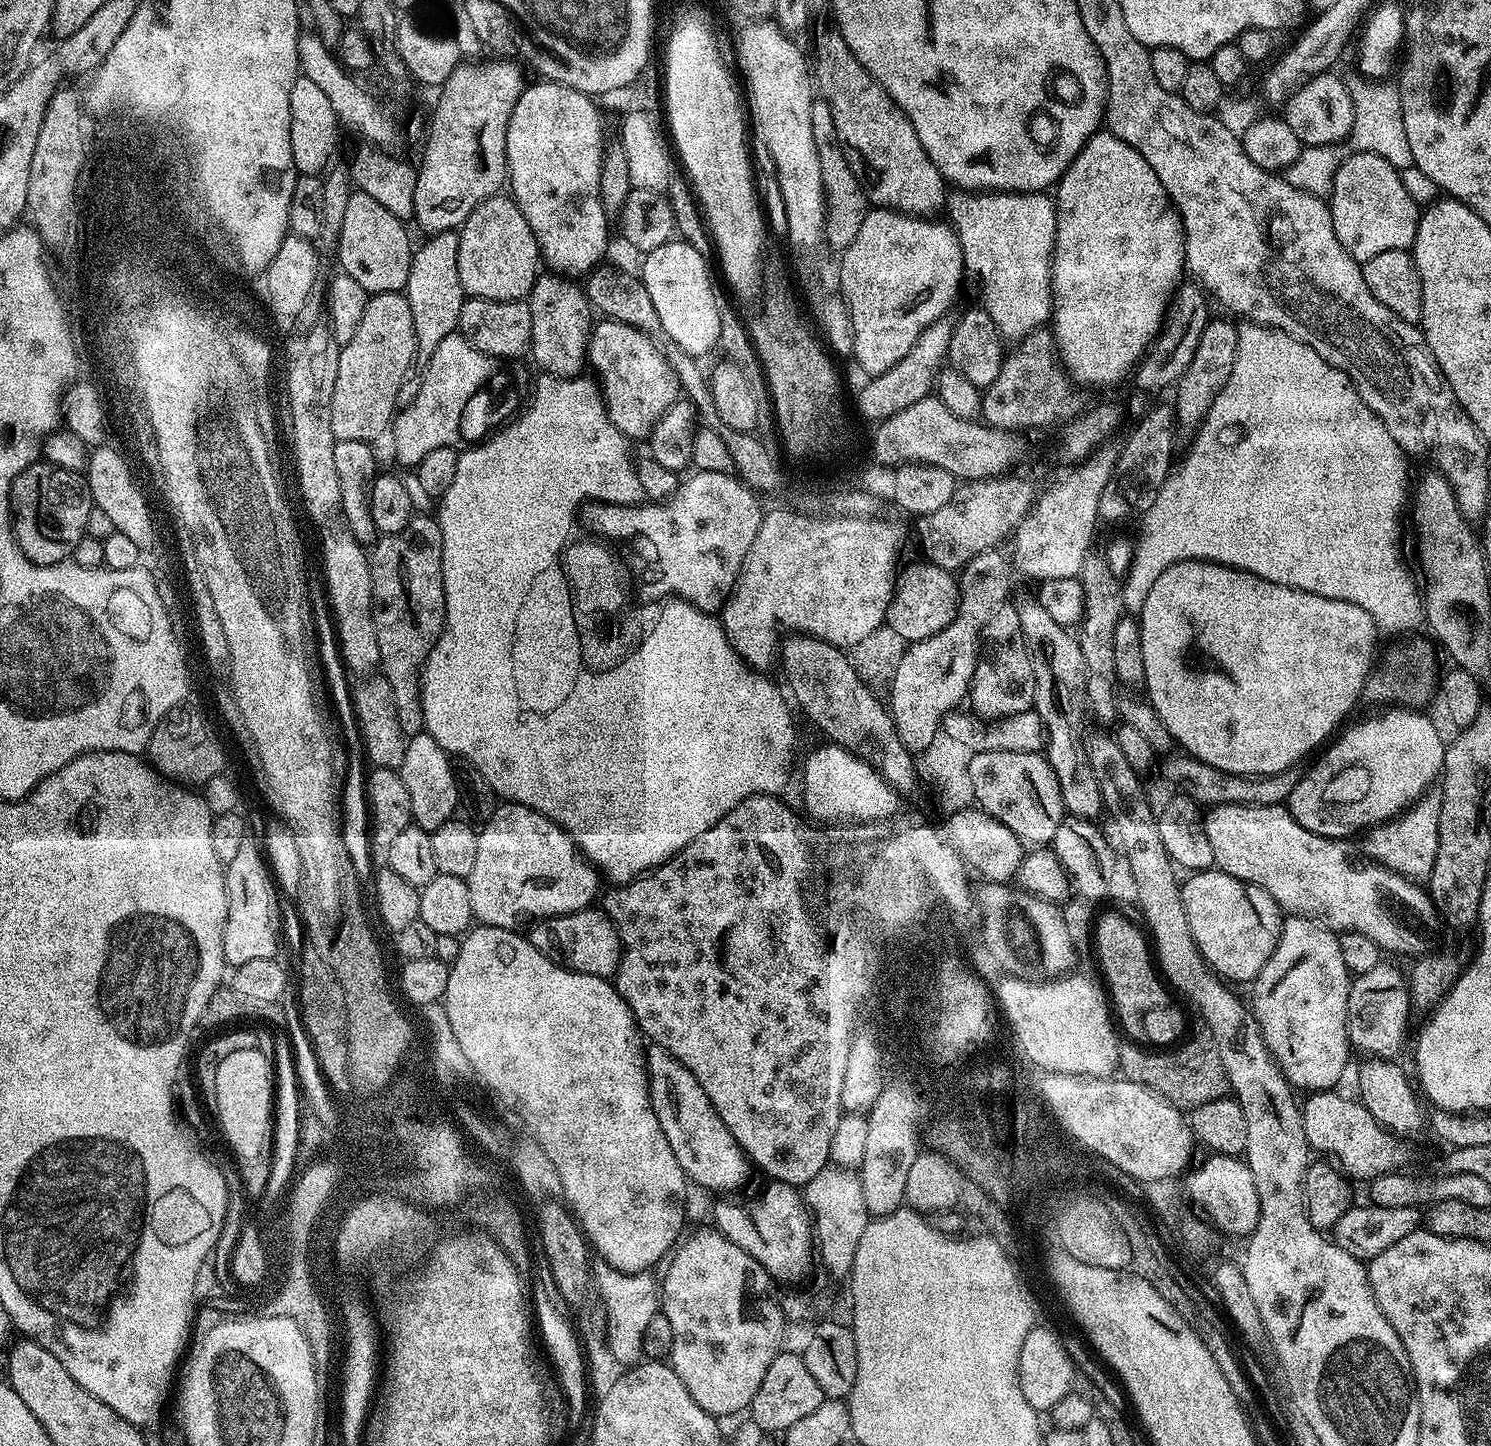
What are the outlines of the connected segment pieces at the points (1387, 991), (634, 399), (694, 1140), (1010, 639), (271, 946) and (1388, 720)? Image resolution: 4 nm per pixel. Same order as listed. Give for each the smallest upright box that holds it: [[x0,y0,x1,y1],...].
[[1348,962,1413,1058],[588,319,678,441],[646,1043,749,1192],[970,602,1038,722],[224,844,281,966],[1286,706,1446,838]]

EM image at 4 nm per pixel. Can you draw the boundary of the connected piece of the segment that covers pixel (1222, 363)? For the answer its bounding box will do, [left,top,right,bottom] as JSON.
[1174,319,1238,430]

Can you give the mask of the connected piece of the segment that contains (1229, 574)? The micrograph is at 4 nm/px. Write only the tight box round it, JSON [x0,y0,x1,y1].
[1138,560,1378,776]

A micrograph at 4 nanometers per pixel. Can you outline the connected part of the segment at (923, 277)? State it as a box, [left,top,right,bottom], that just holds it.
[838,207,966,377]

